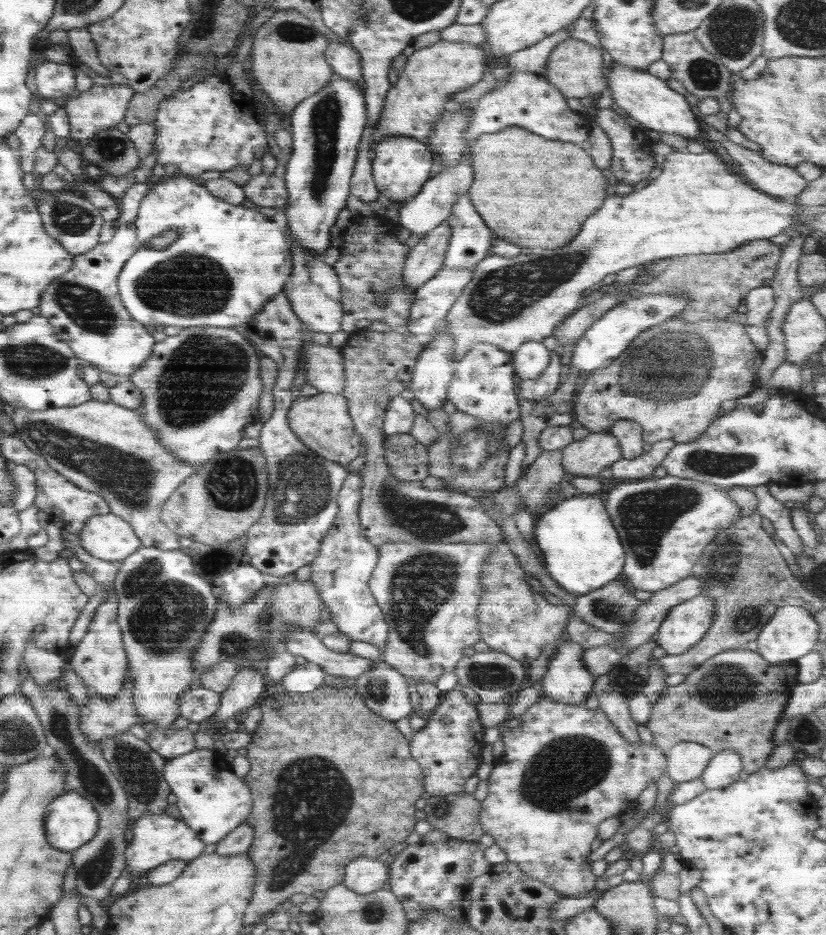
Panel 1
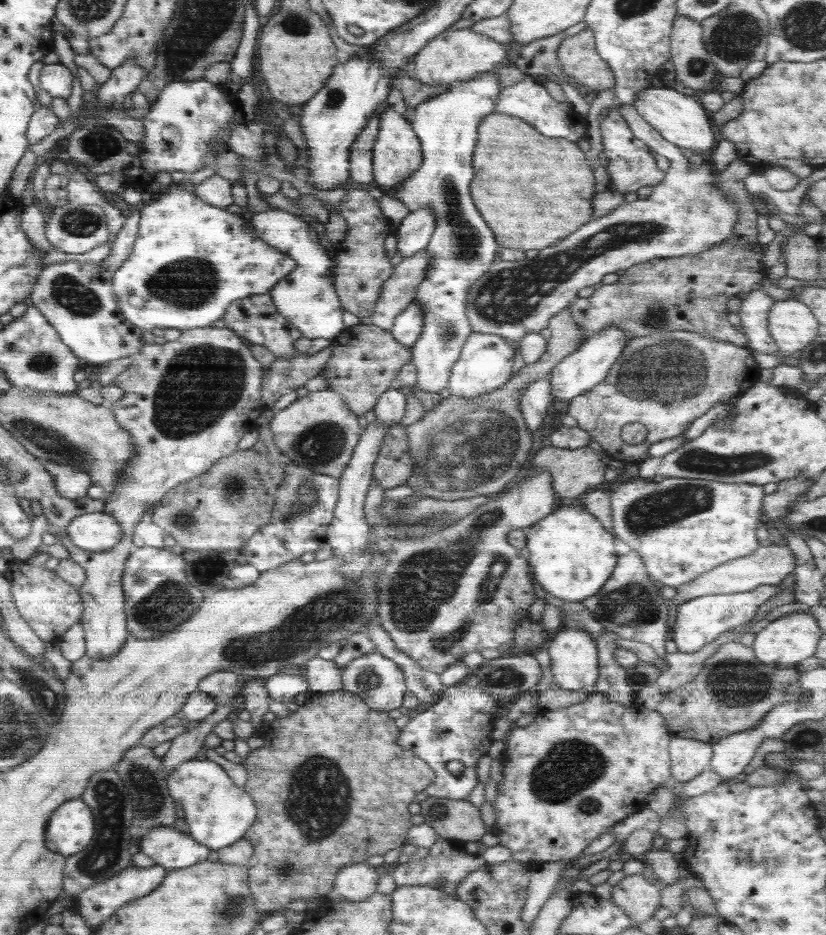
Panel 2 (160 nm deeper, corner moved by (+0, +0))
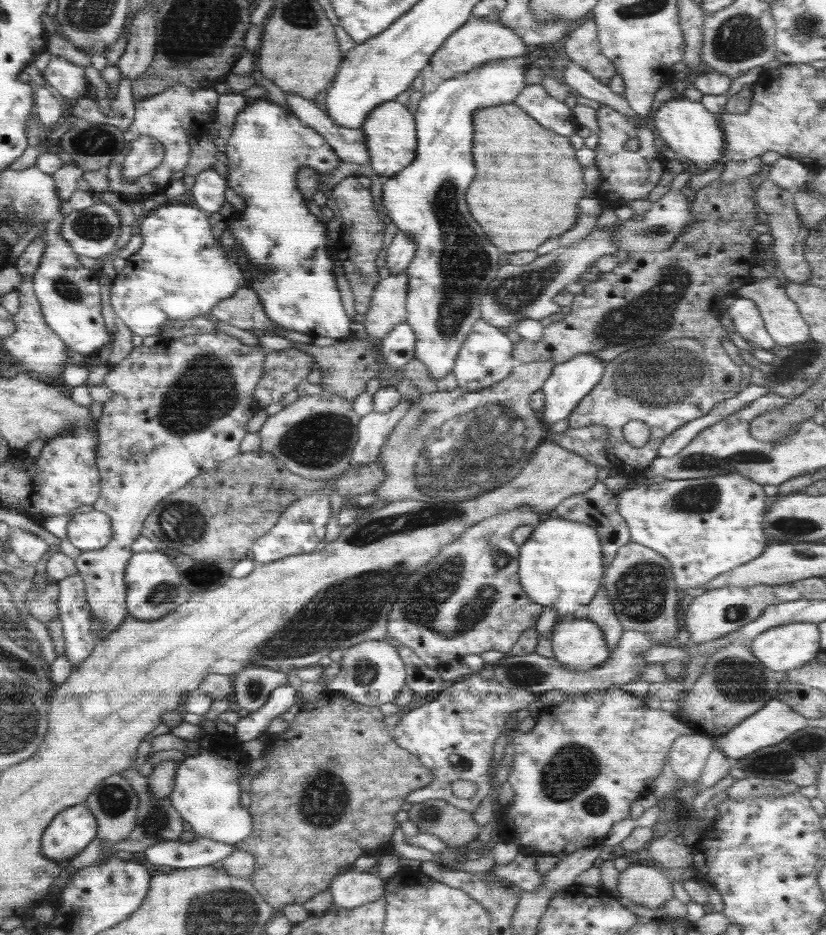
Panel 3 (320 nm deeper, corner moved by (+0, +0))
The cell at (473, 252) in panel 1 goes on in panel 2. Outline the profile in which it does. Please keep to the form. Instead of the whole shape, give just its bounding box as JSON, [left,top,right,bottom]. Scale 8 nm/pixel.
[391,72,500,393]

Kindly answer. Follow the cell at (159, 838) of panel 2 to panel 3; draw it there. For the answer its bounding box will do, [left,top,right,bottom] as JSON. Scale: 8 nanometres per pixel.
[144,836,235,869]

